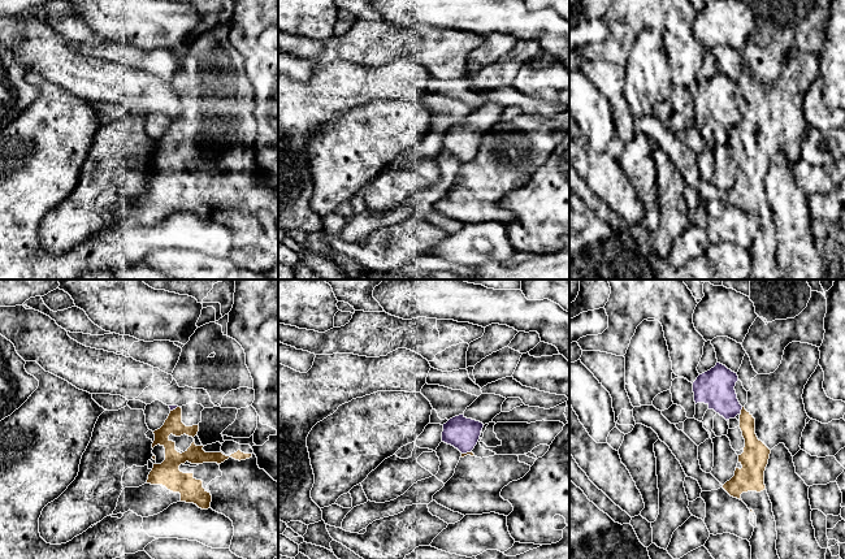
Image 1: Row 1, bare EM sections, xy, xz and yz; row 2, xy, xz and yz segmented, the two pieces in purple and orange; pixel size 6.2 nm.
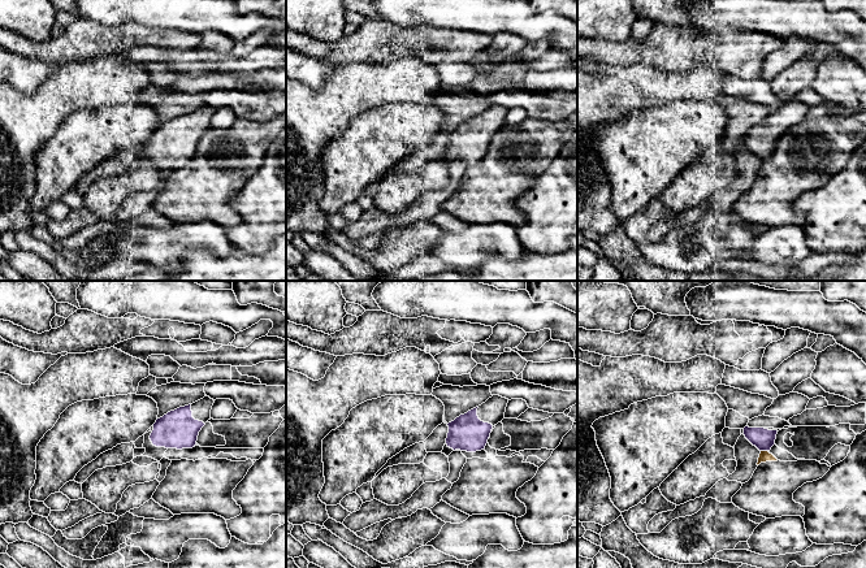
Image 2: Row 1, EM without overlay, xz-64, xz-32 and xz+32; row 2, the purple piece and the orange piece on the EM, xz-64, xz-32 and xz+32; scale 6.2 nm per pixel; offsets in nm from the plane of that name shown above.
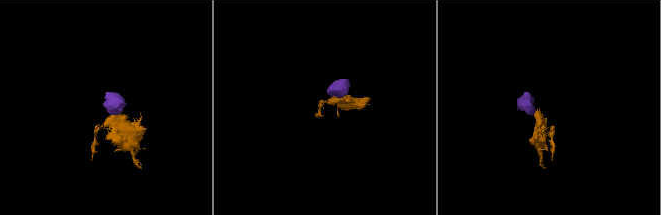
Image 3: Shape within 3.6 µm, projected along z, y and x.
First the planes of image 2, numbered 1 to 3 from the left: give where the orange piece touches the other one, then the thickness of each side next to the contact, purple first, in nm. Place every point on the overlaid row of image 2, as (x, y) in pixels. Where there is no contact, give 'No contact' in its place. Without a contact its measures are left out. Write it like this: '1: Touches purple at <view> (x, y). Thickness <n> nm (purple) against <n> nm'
1: No contact
2: No contact
3: Touches purple at xz+32 (765, 450). Thickness 140 nm (purple) against 70 nm

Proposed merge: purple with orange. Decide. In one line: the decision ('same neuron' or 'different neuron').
different neuron

